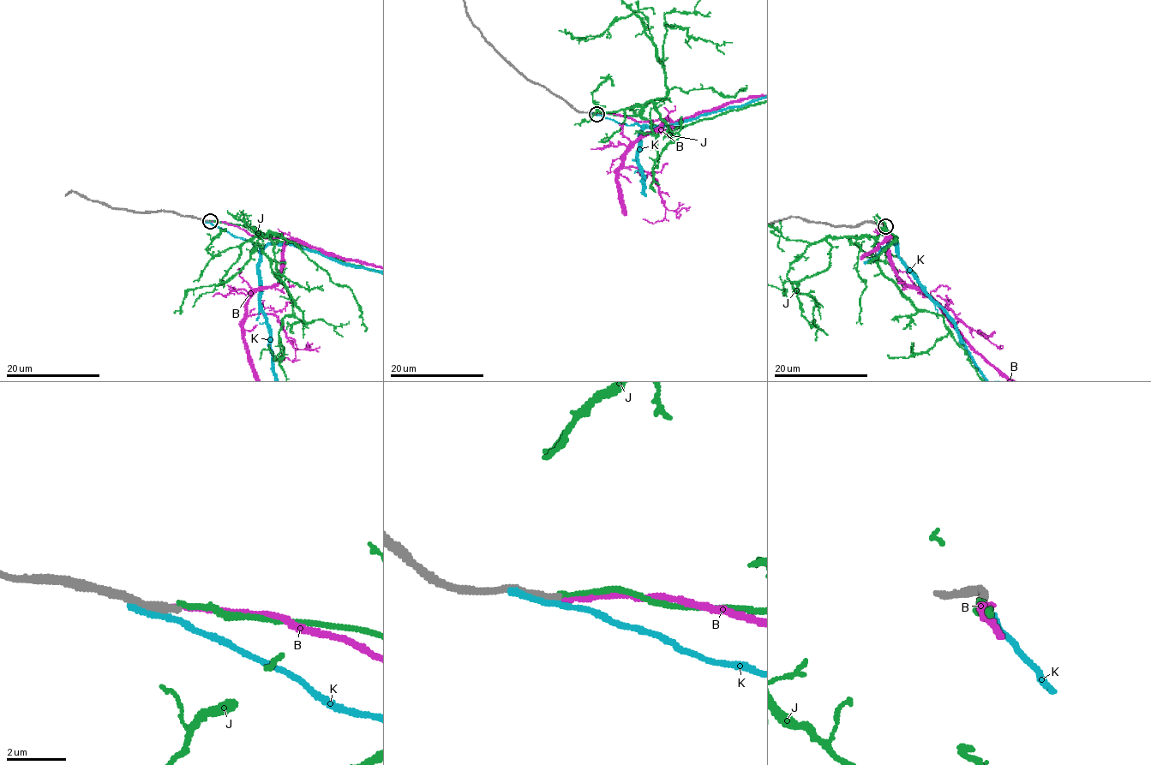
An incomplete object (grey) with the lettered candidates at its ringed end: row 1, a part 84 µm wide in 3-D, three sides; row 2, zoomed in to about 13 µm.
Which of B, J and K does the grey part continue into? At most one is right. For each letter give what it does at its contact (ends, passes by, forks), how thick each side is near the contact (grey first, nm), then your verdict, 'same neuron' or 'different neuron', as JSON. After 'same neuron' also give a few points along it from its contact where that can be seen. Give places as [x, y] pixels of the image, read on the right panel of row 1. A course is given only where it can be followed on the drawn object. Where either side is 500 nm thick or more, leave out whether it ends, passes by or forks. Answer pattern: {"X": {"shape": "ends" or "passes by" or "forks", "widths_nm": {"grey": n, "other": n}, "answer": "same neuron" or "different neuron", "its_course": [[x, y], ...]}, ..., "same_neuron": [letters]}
{"B": {"shape": "ends", "widths_nm": {"grey": 280, "other": 160}, "answer": "different neuron"}, "J": {"shape": "ends", "widths_nm": {"grey": 280, "other": 180}, "answer": "different neuron"}, "K": {"shape": "ends", "widths_nm": {"grey": 360, "other": 260}, "answer": "different neuron"}, "same_neuron": []}

